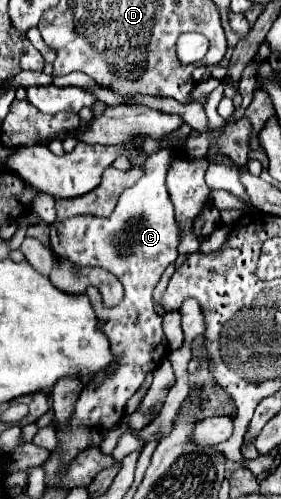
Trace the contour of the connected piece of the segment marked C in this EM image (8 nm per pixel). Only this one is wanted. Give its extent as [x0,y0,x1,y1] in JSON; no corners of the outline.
[51,167,181,461]

